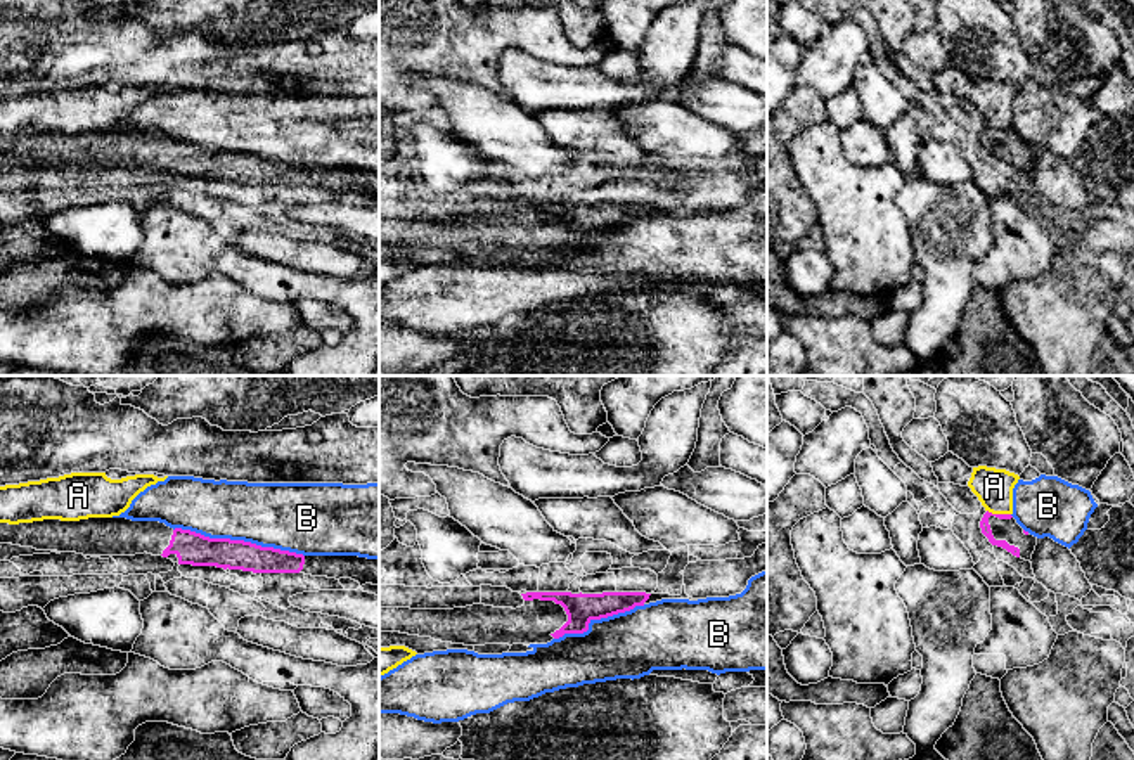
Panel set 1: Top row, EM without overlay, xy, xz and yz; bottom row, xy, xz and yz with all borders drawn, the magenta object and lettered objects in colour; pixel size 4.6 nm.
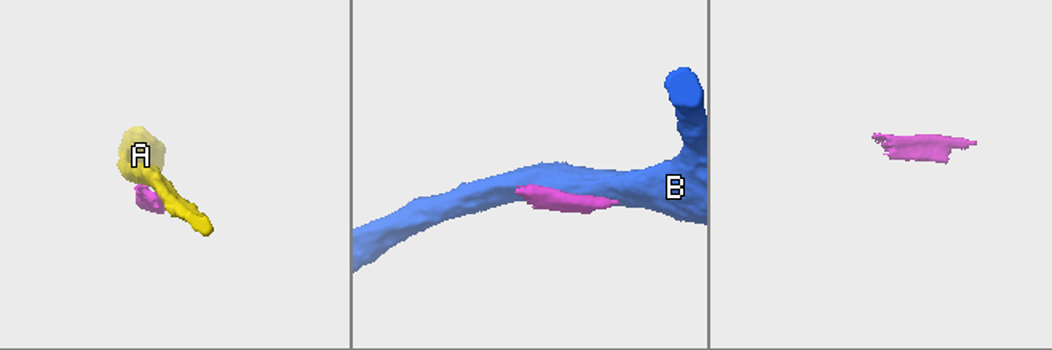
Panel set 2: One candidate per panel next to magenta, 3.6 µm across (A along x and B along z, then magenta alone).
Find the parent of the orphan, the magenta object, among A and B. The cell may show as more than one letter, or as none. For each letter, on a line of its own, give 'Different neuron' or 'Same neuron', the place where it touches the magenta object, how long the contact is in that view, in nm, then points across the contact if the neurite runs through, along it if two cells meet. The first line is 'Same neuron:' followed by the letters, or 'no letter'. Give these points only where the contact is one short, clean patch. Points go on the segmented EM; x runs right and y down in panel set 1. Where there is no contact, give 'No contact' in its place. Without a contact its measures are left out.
Same neuron: no letter
A: Different neuron. Touches magenta at yz (999, 515). Shared border 110 nm. Boundary: yz (987, 509), (998, 515), (1010, 515)
B: Different neuron. Touches magenta at xy (239, 541). Shared border 600 nm

